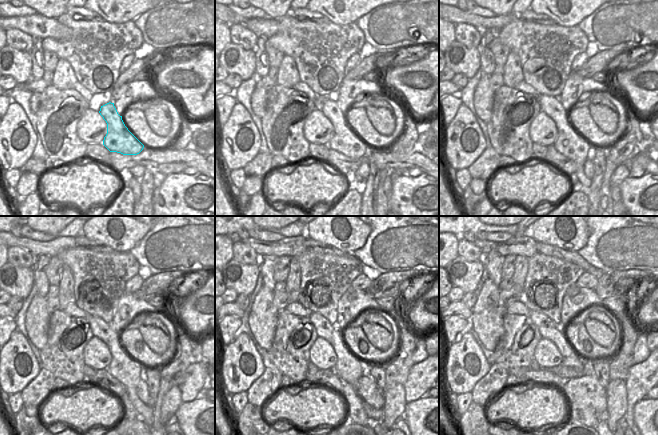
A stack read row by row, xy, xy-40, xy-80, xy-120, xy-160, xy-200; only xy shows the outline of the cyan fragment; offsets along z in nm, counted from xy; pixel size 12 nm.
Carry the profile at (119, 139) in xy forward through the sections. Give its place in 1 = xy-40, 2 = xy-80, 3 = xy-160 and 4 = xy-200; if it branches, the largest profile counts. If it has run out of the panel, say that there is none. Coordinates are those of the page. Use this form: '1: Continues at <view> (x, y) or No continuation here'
1: Continues at xy-40 (345, 140)
2: Continues at xy-80 (569, 143)
3: Continues at xy-160 (350, 369)
4: Continues at xy-200 (547, 328)

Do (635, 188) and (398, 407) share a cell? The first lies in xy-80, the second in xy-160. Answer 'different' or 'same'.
different

